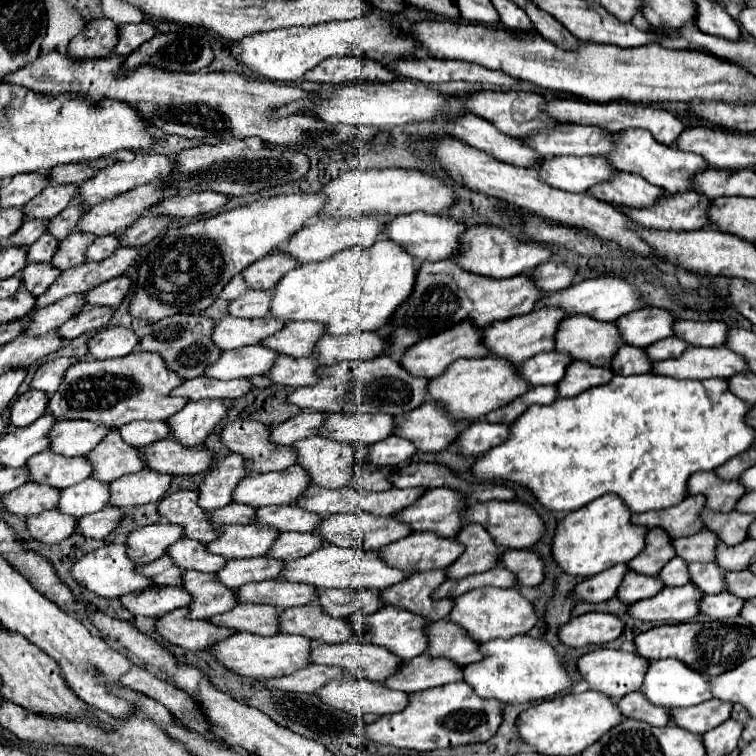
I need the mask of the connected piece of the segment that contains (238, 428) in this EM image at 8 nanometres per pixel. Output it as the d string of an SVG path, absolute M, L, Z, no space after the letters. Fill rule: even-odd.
M244 420L244 422L230 422L222 428L220 440L230 450L244 458L248 464L248 472L262 474L272 470L286 470L288 466L296 464L296 452L290 446L278 446L268 440L270 428Z

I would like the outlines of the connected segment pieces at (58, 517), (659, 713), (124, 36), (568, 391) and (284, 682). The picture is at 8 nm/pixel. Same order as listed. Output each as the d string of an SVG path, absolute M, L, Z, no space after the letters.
M48 510L26 520L26 530L32 540L42 544L58 544L74 534L76 518L68 518L58 510Z
M632 692L620 698L618 708L624 718L636 718L640 722L648 722L650 726L664 726L670 722L668 710L650 704L640 692Z
M150 22L142 24L122 24L120 26L120 40L116 46L116 54L128 56L132 54L140 44L150 40L156 34L156 28Z
M572 362L572 366L564 372L564 378L556 384L558 398L574 398L588 388L610 382L612 376L614 374L610 368L590 366L588 362Z
M308 664L290 676L266 680L266 688L268 690L282 690L282 692L316 692L320 686L324 686L326 682L336 680L340 676L342 676L340 668Z

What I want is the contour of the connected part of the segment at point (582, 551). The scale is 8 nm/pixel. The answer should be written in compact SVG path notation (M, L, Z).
M604 494L604 498L592 500L580 510L568 512L556 526L552 538L552 558L562 572L576 578L590 578L602 570L608 570L620 562L630 562L644 548L644 526L630 524L630 510L616 498L616 494Z

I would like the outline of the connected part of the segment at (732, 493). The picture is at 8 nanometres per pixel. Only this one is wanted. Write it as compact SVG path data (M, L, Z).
M712 470L692 474L688 480L688 494L704 494L706 508L710 510L734 510L738 498L744 494L744 486L738 480L724 482Z

